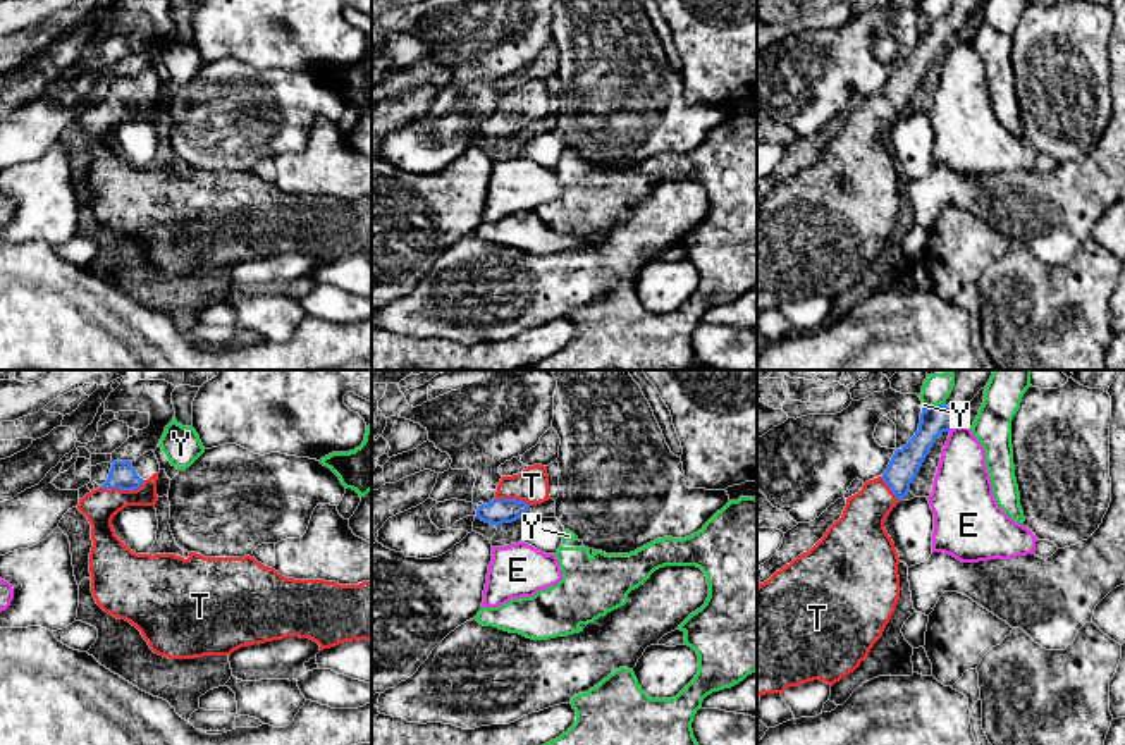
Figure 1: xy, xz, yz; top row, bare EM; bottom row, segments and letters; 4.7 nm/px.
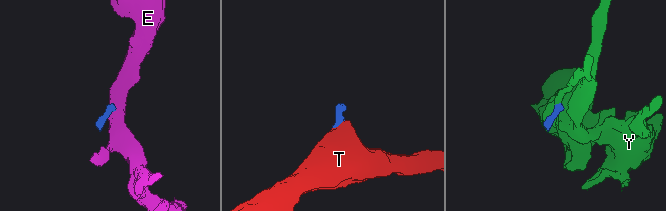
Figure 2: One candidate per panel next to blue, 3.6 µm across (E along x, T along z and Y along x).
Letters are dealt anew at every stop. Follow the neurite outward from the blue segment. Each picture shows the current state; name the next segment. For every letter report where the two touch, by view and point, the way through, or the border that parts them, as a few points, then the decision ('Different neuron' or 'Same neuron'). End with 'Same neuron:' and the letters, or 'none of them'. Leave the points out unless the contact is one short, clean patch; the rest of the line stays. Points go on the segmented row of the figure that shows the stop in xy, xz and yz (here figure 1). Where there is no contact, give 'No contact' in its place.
E: Touches blue at yz (950, 429). Boundary: yz (953, 425), (948, 430). Different neuron
T: Touches blue at xy (122, 489). Path across: xy (122, 475), (122, 489), (100, 506). Same neuron
Y: Touches blue at yz (933, 406). Boundary: yz (945, 401), (922, 408). Different neuron
Same neuron: T

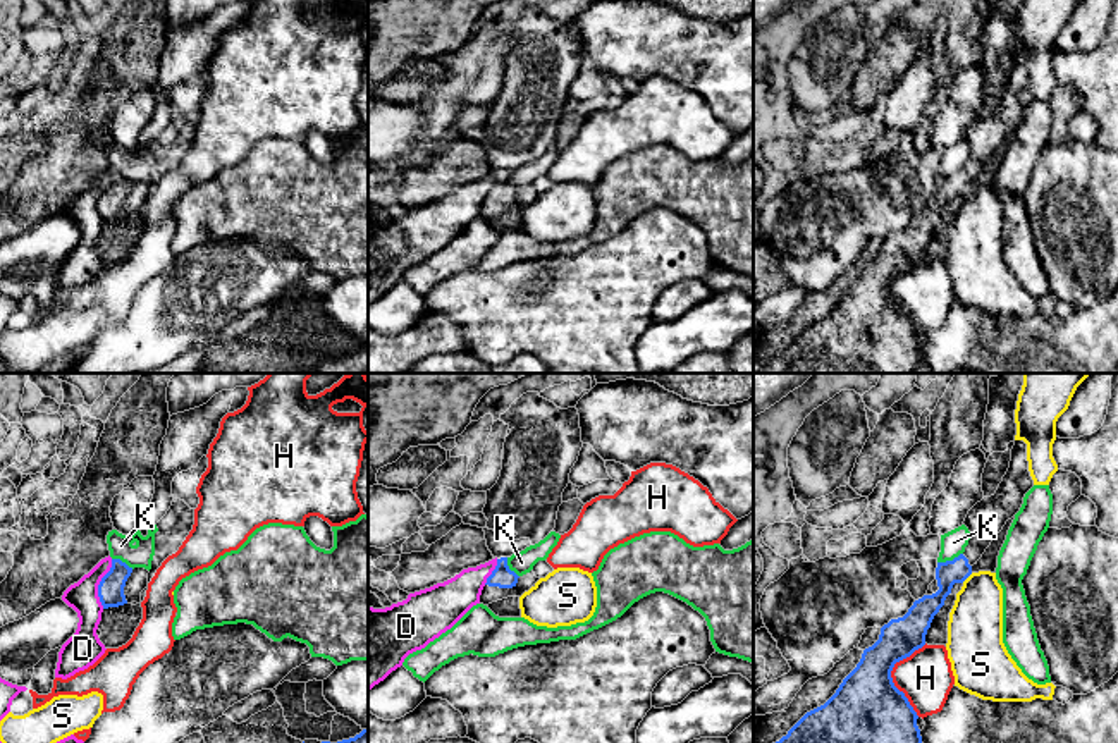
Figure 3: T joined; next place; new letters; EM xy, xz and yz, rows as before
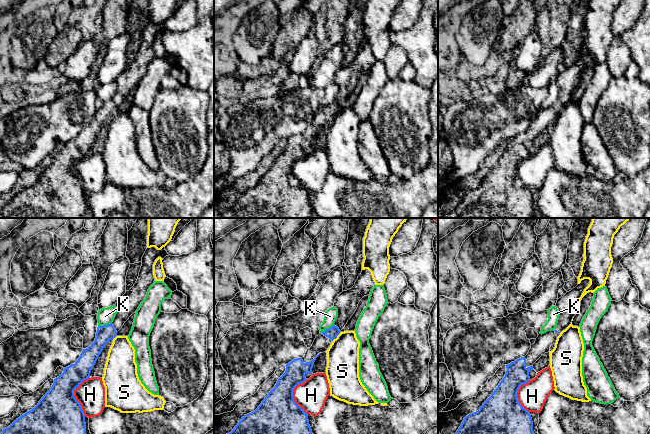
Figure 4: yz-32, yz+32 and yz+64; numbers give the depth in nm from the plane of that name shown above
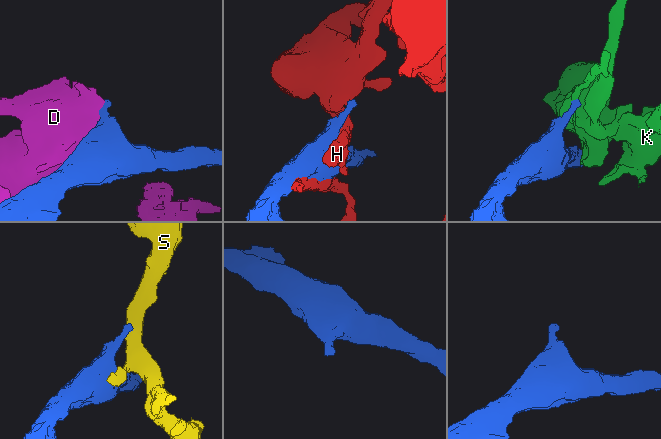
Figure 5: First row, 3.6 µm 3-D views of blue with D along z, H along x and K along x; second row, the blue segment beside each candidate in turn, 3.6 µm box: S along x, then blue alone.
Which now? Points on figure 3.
D: Touches blue at xy (100, 583). Different neuron
H: Touches blue at yz (890, 675). Different neuron
K: Touches blue at yz (950, 561). Boundary: yz (962, 552), (938, 563). Different neuron
S: Touches blue at yz (967, 577). Different neuron
Same neuron: none of them

